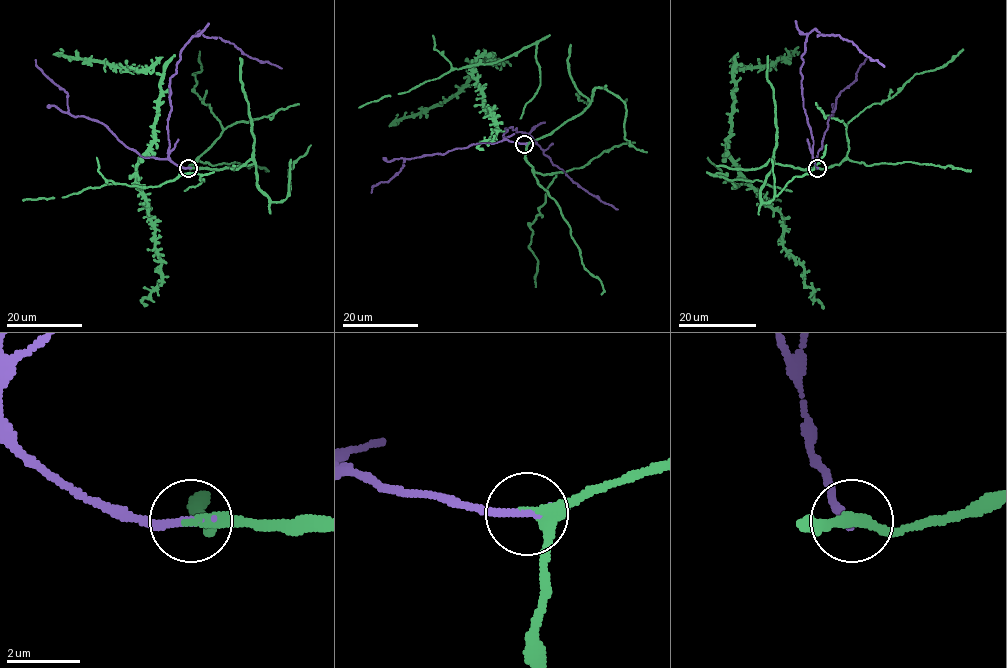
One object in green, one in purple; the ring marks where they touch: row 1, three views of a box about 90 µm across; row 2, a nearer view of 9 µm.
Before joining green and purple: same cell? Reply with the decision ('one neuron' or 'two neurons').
one neuron

